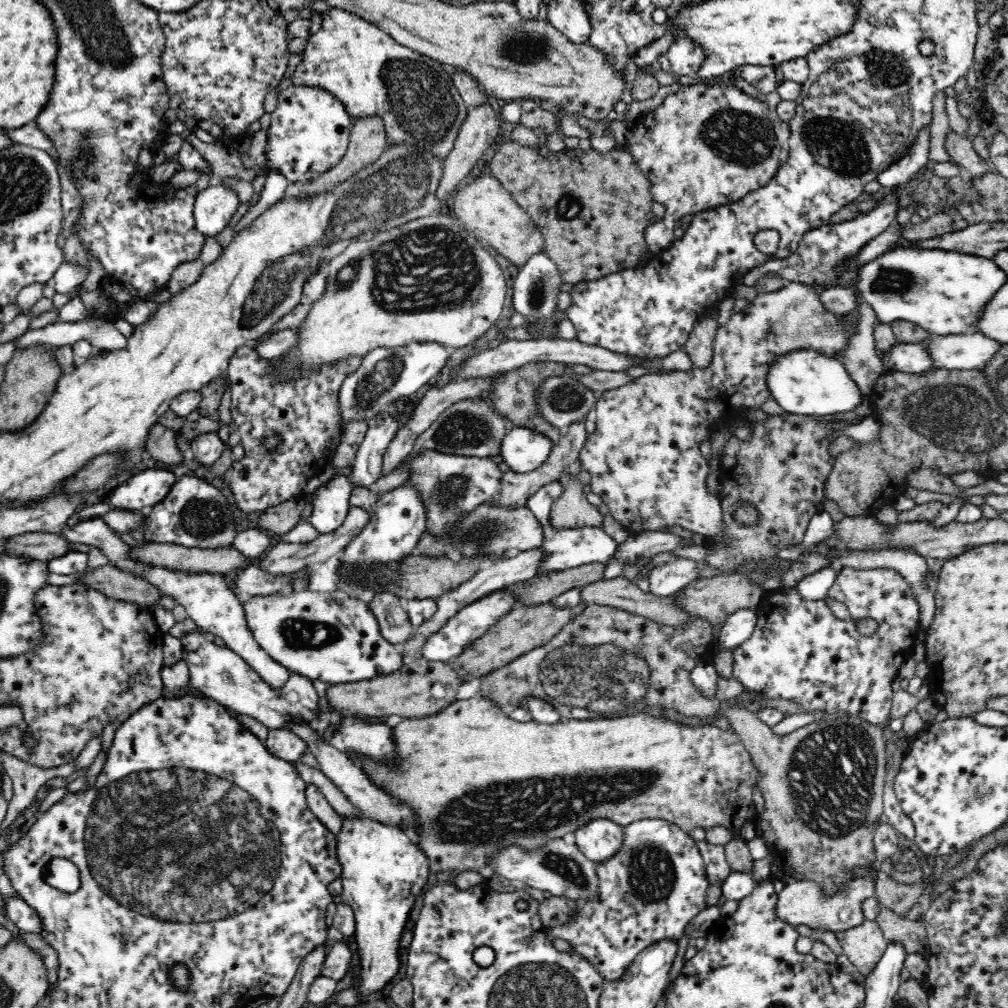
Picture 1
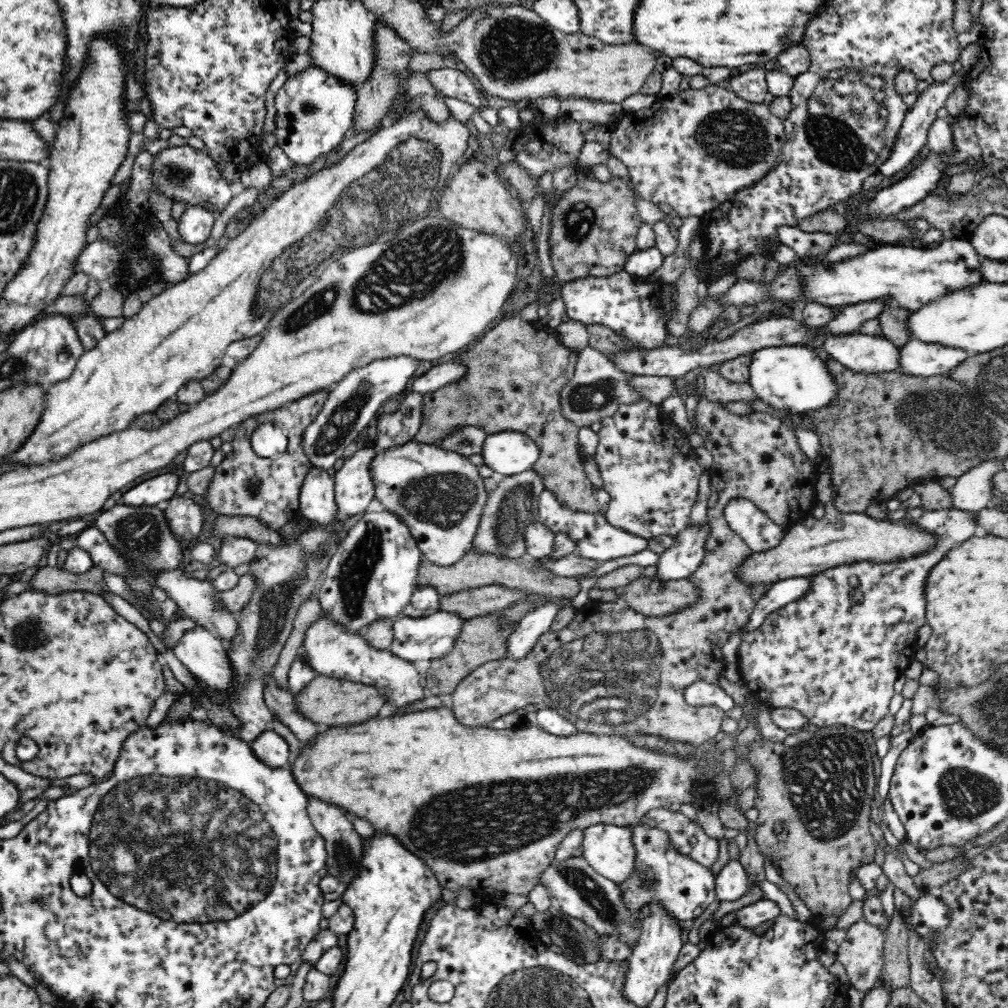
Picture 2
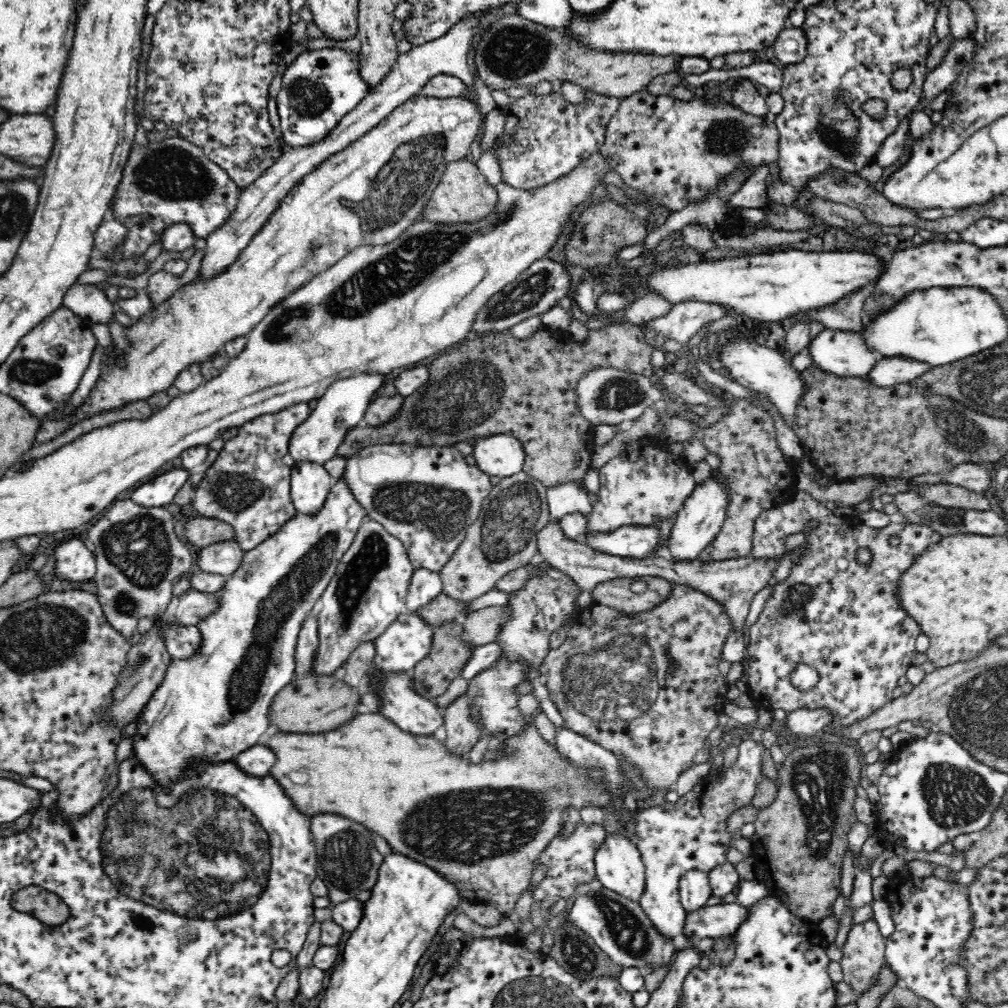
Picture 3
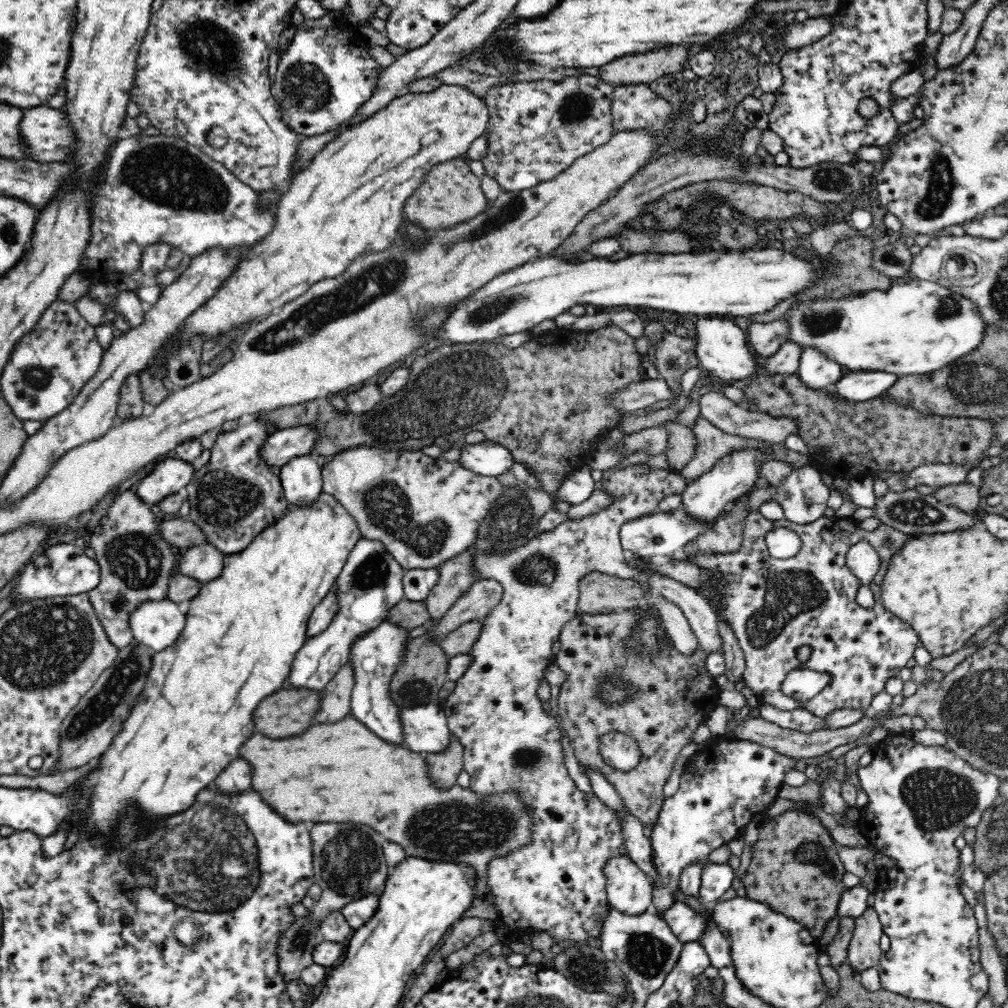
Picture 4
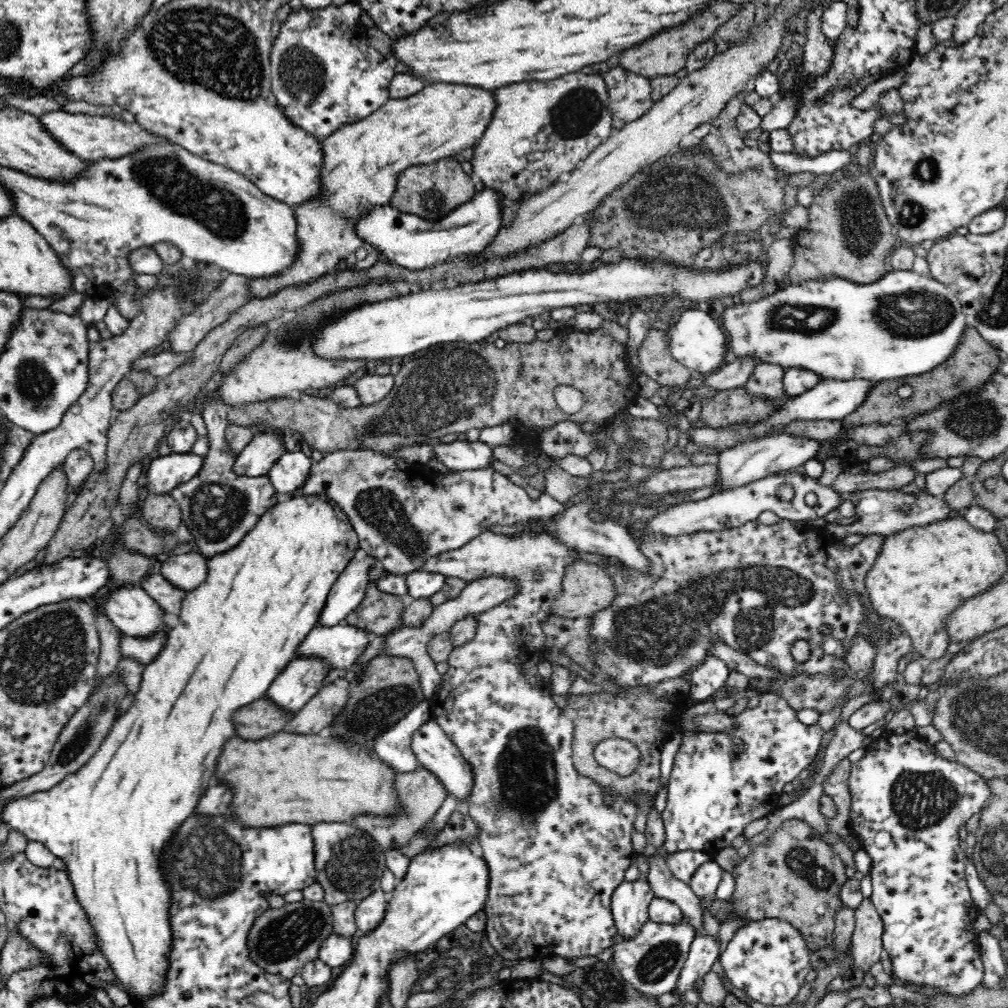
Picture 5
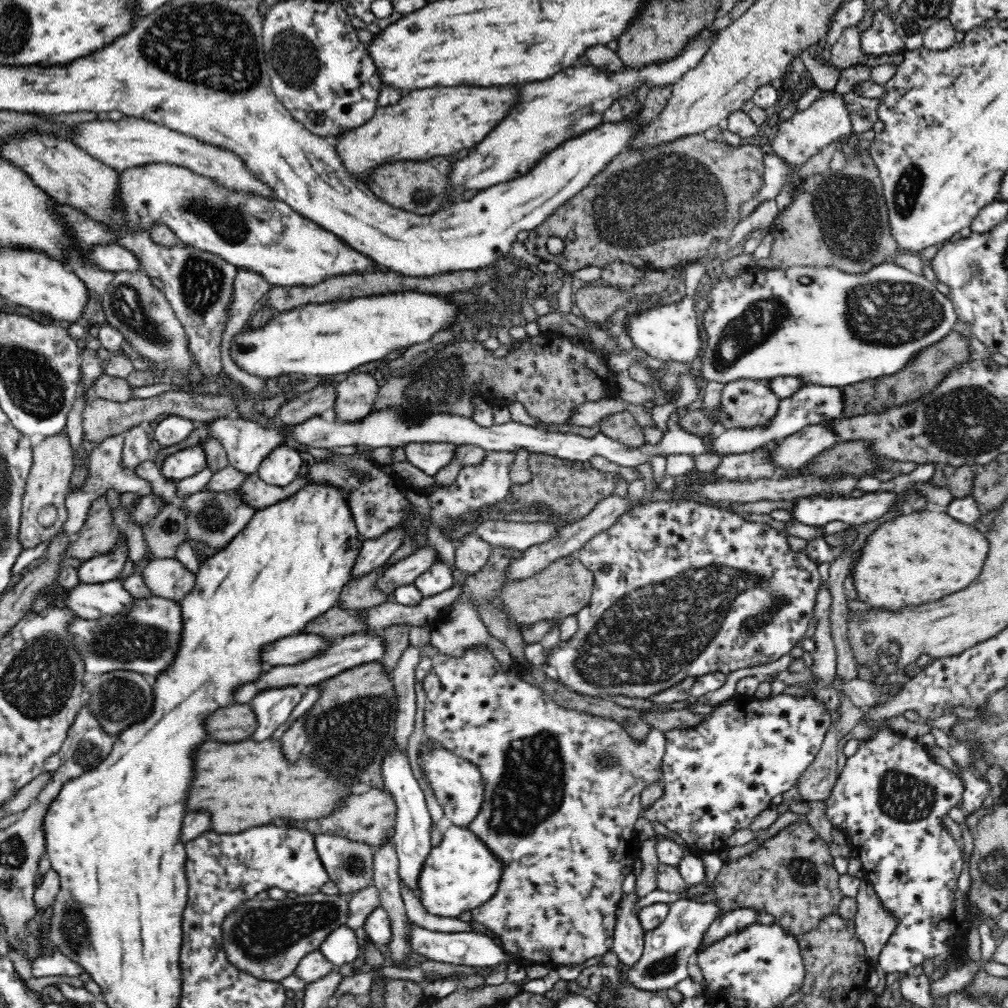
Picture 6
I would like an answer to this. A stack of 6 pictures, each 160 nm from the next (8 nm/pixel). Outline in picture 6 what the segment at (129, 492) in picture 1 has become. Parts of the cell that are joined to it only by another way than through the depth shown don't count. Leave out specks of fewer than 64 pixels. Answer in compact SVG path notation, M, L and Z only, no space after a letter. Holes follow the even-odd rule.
M194 443L165 459L161 472L176 482L194 476L207 467L206 451L200 443Z

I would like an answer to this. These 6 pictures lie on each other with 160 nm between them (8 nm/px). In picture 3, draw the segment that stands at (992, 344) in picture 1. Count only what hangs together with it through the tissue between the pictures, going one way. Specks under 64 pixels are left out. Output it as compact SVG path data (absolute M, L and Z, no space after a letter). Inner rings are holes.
M904 357L880 359L862 379L868 379L872 385L880 388L910 383L916 376L930 370L928 363L910 361Z

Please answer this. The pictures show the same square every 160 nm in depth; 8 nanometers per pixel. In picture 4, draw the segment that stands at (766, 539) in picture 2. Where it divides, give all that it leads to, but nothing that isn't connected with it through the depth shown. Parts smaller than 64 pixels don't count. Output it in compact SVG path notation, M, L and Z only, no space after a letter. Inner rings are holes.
M754 511L750 513L746 518L744 518L744 524L742 526L742 544L740 544L740 548L738 552L708 552L704 550L704 552L694 552L693 554L687 554L683 549L674 555L674 561L686 561L688 563L694 563L696 567L700 567L700 569L704 569L704 573L706 575L710 575L708 580L708 584L704 586L704 588L692 588L694 589L694 593L698 593L702 599L706 599L708 603L710 603L710 607L714 609L718 620L722 619L722 621L726 621L728 625L730 625L730 629L732 629L732 633L734 633L734 637L738 639L738 645L740 645L740 649L742 649L745 659L745 672L743 673L743 682L745 686L752 689L758 697L758 702L765 702L766 704L771 704L780 710L796 710L799 708L806 709L808 713L814 714L818 716L820 719L826 719L832 712L836 712L838 709L856 709L856 710L868 710L870 711L870 701L880 692L883 692L886 687L886 683L891 679L898 676L900 670L906 667L908 660L914 657L914 652L916 648L920 645L918 634L916 631L905 623L902 619L894 616L890 611L886 611L884 609L884 605L880 602L880 582L884 578L885 572L888 570L888 560L892 558L892 554L894 552L898 552L900 550L900 546L906 542L910 538L909 534L900 532L895 528L890 528L886 525L879 524L872 532L865 532L858 527L858 524L851 520L850 518L836 518L835 516L832 518L820 517L818 520L814 520L808 524L796 524L794 522L790 522L788 519L781 519L771 522L762 516L759 511ZM775 528L788 528L792 530L792 532L796 533L802 544L800 546L800 550L798 550L798 554L793 556L792 558L787 558L784 560L775 559L770 555L767 549L767 544L765 543L765 536L767 532L774 530ZM860 540L867 540L876 553L878 553L878 557L880 557L880 568L878 568L878 572L876 572L876 576L872 578L872 582L869 582L868 587L872 591L874 598L874 606L864 608L856 601L856 594L860 587L862 586L862 581L855 575L852 574L852 571L848 568L846 564L847 552L850 550L851 546L854 546ZM800 644L807 644L812 647L812 658L810 658L810 662L808 662L807 666L804 667L798 660L795 658L796 646L800 646ZM807 668L808 670L816 670L816 672L820 672L821 674L826 674L829 676L829 684L826 686L821 695L817 697L815 700L800 702L792 699L791 697L785 696L782 693L781 685L784 683L786 676L792 672L792 670L804 670Z

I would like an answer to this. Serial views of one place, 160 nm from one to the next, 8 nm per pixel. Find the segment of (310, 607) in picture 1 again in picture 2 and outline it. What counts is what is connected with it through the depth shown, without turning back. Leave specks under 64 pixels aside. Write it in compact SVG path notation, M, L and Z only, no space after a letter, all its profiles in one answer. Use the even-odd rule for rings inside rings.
M320 614L320 618L308 628L299 653L306 657L308 665L312 666L314 671L320 675L331 676L333 679L348 680L351 683L363 683L371 688L380 690L381 694L383 694L384 702L388 703L395 710L399 711L403 708L405 713L412 712L412 710L408 710L410 705L418 703L428 696L423 686L421 674L416 671L412 663L395 656L392 652L389 652L388 649L386 649L386 651L378 651L368 647L366 639L364 639L361 634L352 635L350 633L344 633L344 631L342 631L340 627L336 627L326 615Z

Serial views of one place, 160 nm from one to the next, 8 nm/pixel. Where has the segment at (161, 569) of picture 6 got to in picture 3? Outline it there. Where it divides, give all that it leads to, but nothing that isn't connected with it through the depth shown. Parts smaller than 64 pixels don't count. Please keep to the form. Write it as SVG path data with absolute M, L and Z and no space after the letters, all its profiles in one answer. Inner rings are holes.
M222 541L201 548L194 561L194 569L208 574L230 577L240 566L245 552L236 541Z

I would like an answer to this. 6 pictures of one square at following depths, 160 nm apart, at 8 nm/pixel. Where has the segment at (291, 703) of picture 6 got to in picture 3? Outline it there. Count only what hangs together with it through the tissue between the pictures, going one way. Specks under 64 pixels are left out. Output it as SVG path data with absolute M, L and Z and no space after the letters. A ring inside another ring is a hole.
M365 519L358 529L356 538L337 566L335 575L320 597L322 610L318 615L319 642L313 670L310 672L312 676L339 675L347 658L356 651L360 644L380 636L394 620L406 611L405 598L412 572L414 572L414 568L410 564L402 541L390 536L390 533L380 523L372 519Z

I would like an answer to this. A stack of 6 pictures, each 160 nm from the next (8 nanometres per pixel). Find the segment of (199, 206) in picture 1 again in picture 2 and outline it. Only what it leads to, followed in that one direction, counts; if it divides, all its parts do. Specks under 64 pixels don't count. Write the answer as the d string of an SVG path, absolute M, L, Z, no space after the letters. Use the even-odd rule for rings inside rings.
M187 208L177 222L177 231L184 243L198 245L210 237L215 215L206 208Z

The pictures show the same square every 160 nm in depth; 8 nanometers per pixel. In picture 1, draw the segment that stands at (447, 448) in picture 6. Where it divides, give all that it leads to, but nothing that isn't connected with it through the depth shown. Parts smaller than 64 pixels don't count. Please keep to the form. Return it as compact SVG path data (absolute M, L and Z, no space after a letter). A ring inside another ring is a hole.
M511 426L500 442L500 457L512 472L530 472L551 454L552 443L532 429Z

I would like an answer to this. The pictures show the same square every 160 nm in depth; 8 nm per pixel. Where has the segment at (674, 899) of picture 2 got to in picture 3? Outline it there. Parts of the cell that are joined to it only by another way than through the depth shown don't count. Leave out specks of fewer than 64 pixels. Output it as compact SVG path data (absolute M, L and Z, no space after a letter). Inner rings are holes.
M689 870L685 872L679 882L681 903L687 912L694 912L706 906L712 895L706 871Z

